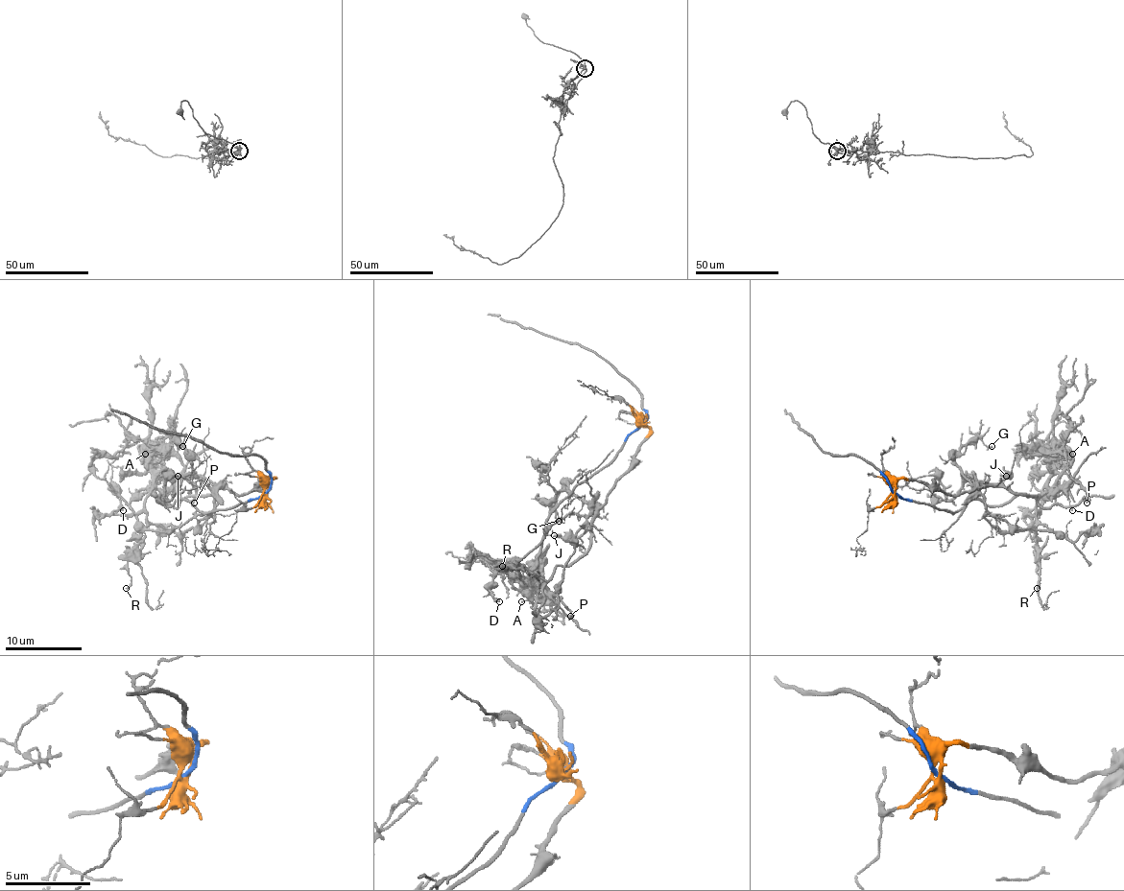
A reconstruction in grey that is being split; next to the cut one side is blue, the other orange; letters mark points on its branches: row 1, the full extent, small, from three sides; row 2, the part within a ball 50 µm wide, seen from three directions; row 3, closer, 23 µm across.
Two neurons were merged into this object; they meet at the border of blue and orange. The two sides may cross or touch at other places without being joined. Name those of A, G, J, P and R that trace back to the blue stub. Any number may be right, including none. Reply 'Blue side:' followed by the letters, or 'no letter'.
Blue side: A, P, R

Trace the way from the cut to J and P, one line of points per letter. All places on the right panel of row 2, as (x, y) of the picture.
J: (894, 493), (896, 483), (901, 478), (936, 483), (953, 495), (995, 485), (1005, 476)
P: (894, 491), (957, 512), (974, 499), (1005, 504), (1018, 495), (1063, 487), (1070, 476), (1086, 493), (1086, 503)

